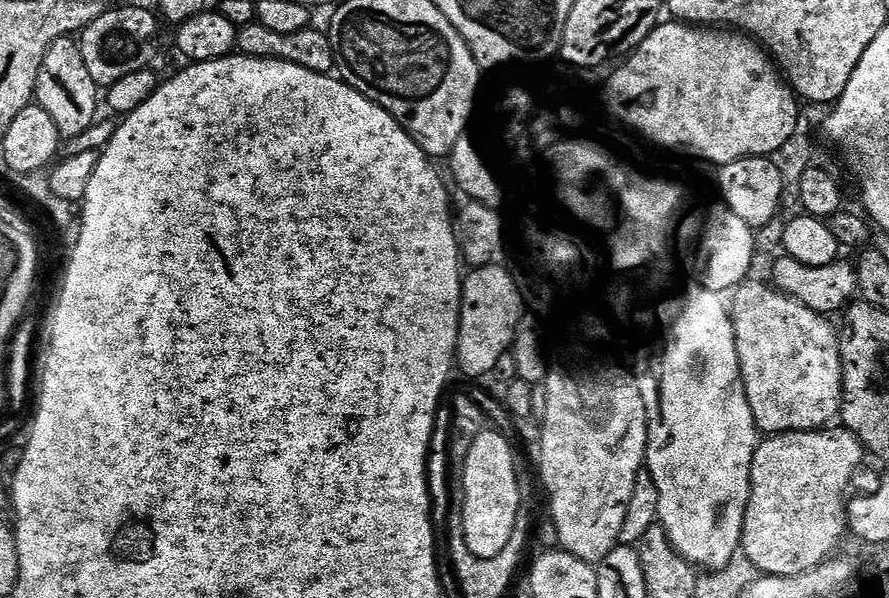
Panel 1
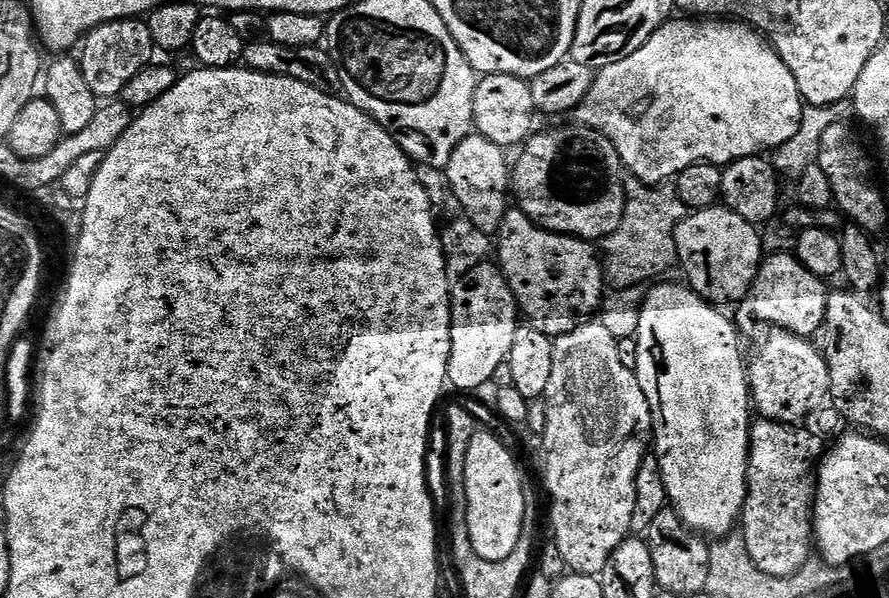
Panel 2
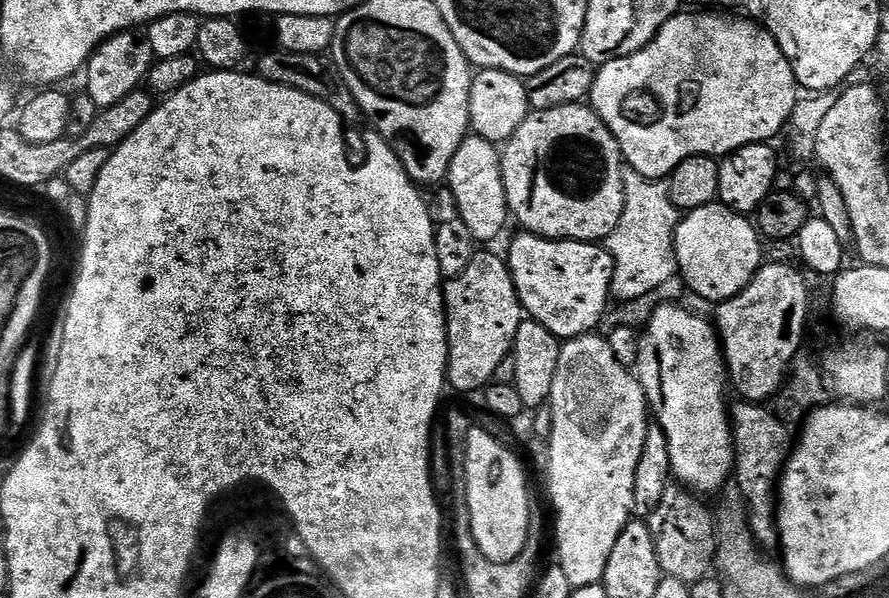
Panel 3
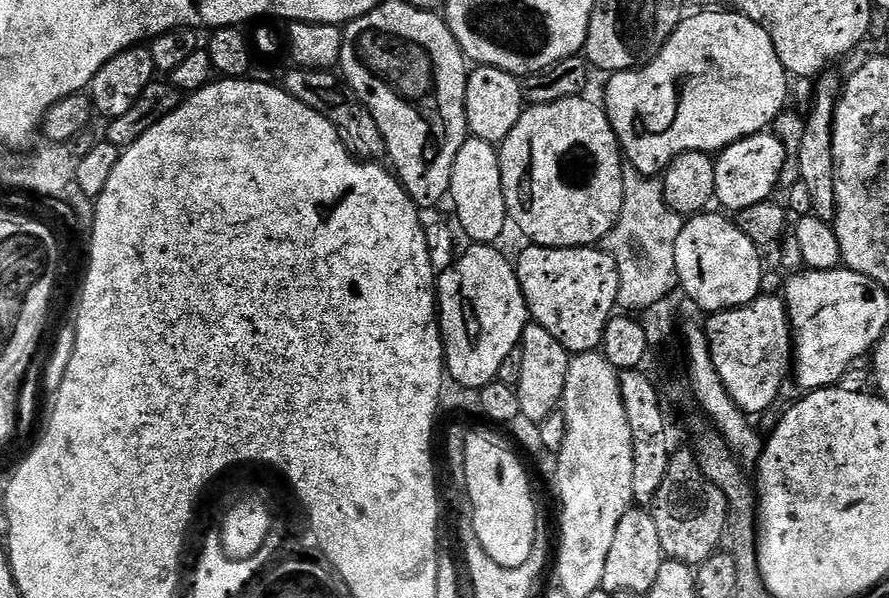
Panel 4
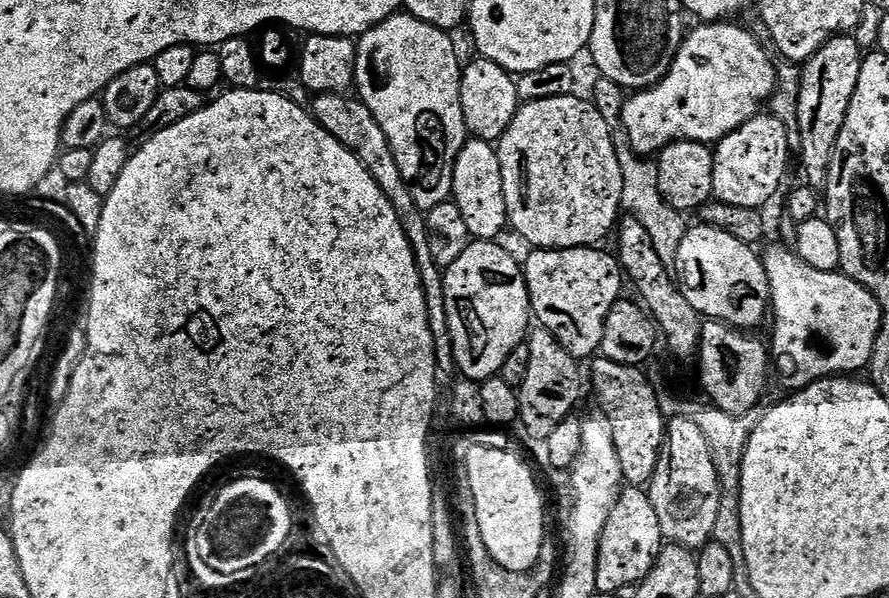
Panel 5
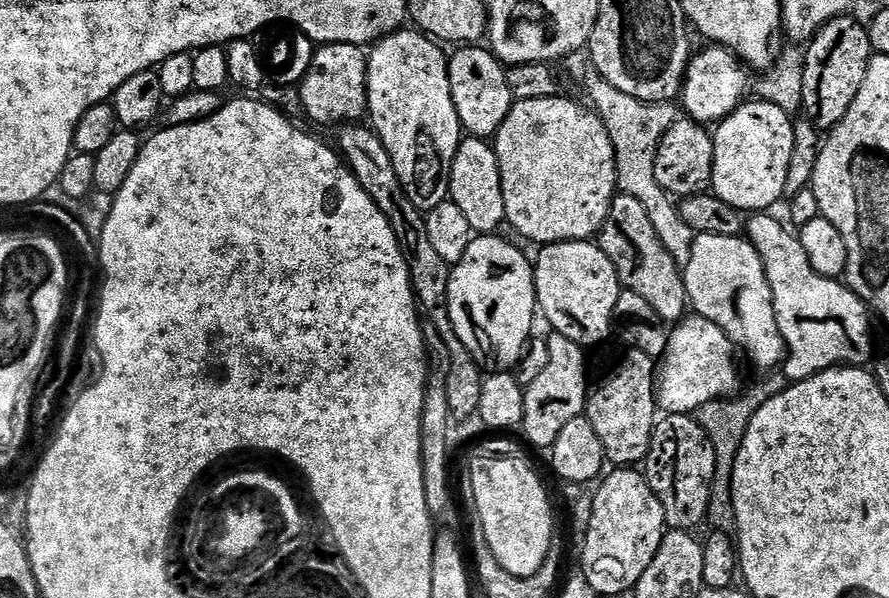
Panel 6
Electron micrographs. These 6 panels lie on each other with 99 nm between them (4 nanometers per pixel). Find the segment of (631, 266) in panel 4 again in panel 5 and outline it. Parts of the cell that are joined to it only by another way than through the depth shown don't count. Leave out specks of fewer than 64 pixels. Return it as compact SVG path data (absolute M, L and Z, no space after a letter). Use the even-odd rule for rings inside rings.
M603 78L597 79L593 86L590 99L596 105L598 114L606 118L606 122L612 127L612 141L614 150L618 154L618 166L622 166L622 208L631 219L642 222L642 226L648 235L647 243L656 251L658 258L664 267L672 270L676 267L678 258L678 246L682 246L682 238L688 232L690 224L686 222L685 213L668 205L666 198L662 196L658 184L658 168L647 156L639 156L630 146L630 138L626 134L623 124L620 123L620 115L624 109L626 99L625 89L620 88L614 82Z

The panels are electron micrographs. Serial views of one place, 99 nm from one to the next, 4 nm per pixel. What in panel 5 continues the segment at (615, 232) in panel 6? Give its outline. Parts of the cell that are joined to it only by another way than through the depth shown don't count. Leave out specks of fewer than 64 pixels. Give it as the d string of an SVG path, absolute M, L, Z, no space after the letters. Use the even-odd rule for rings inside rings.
M631 218L625 219L623 223L619 225L618 233L619 232L620 240L624 245L621 246L620 252L618 251L618 259L627 271L628 268L632 271L634 279L648 279L648 284L644 284L640 288L641 297L639 296L639 299L643 301L652 319L655 320L659 335L663 337L663 339L664 336L668 339L669 350L672 351L682 363L688 364L691 360L693 363L700 355L700 335L702 334L702 326L704 325L704 320L700 312L694 310L690 306L690 302L686 302L683 292L681 292L679 287L674 283L669 269L664 267L663 262L658 258L658 254L652 247L643 246L644 248L632 249L631 246L628 245L636 244L639 240L641 240L641 242L647 241L648 235L642 226L642 222Z

